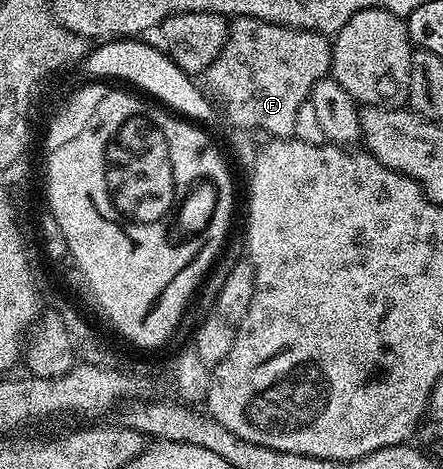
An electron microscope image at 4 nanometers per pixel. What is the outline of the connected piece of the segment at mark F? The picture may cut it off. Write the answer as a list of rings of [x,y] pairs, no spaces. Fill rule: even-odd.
[[[239,16],[229,25],[220,54],[206,68],[205,87],[235,129],[267,132],[270,138],[290,138],[295,135],[298,111],[303,111],[309,101],[312,86],[331,75],[331,62],[329,35]]]

